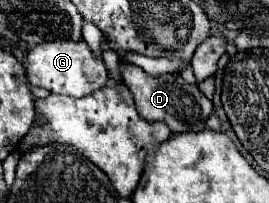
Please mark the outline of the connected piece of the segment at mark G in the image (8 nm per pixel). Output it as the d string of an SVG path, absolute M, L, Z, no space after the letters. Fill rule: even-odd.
M58 40L58 42L36 44L26 56L26 74L34 86L46 88L54 94L66 94L72 98L88 96L90 92L102 88L108 80L108 70L102 58L94 56L94 52L90 52L90 46L84 40L78 42Z

